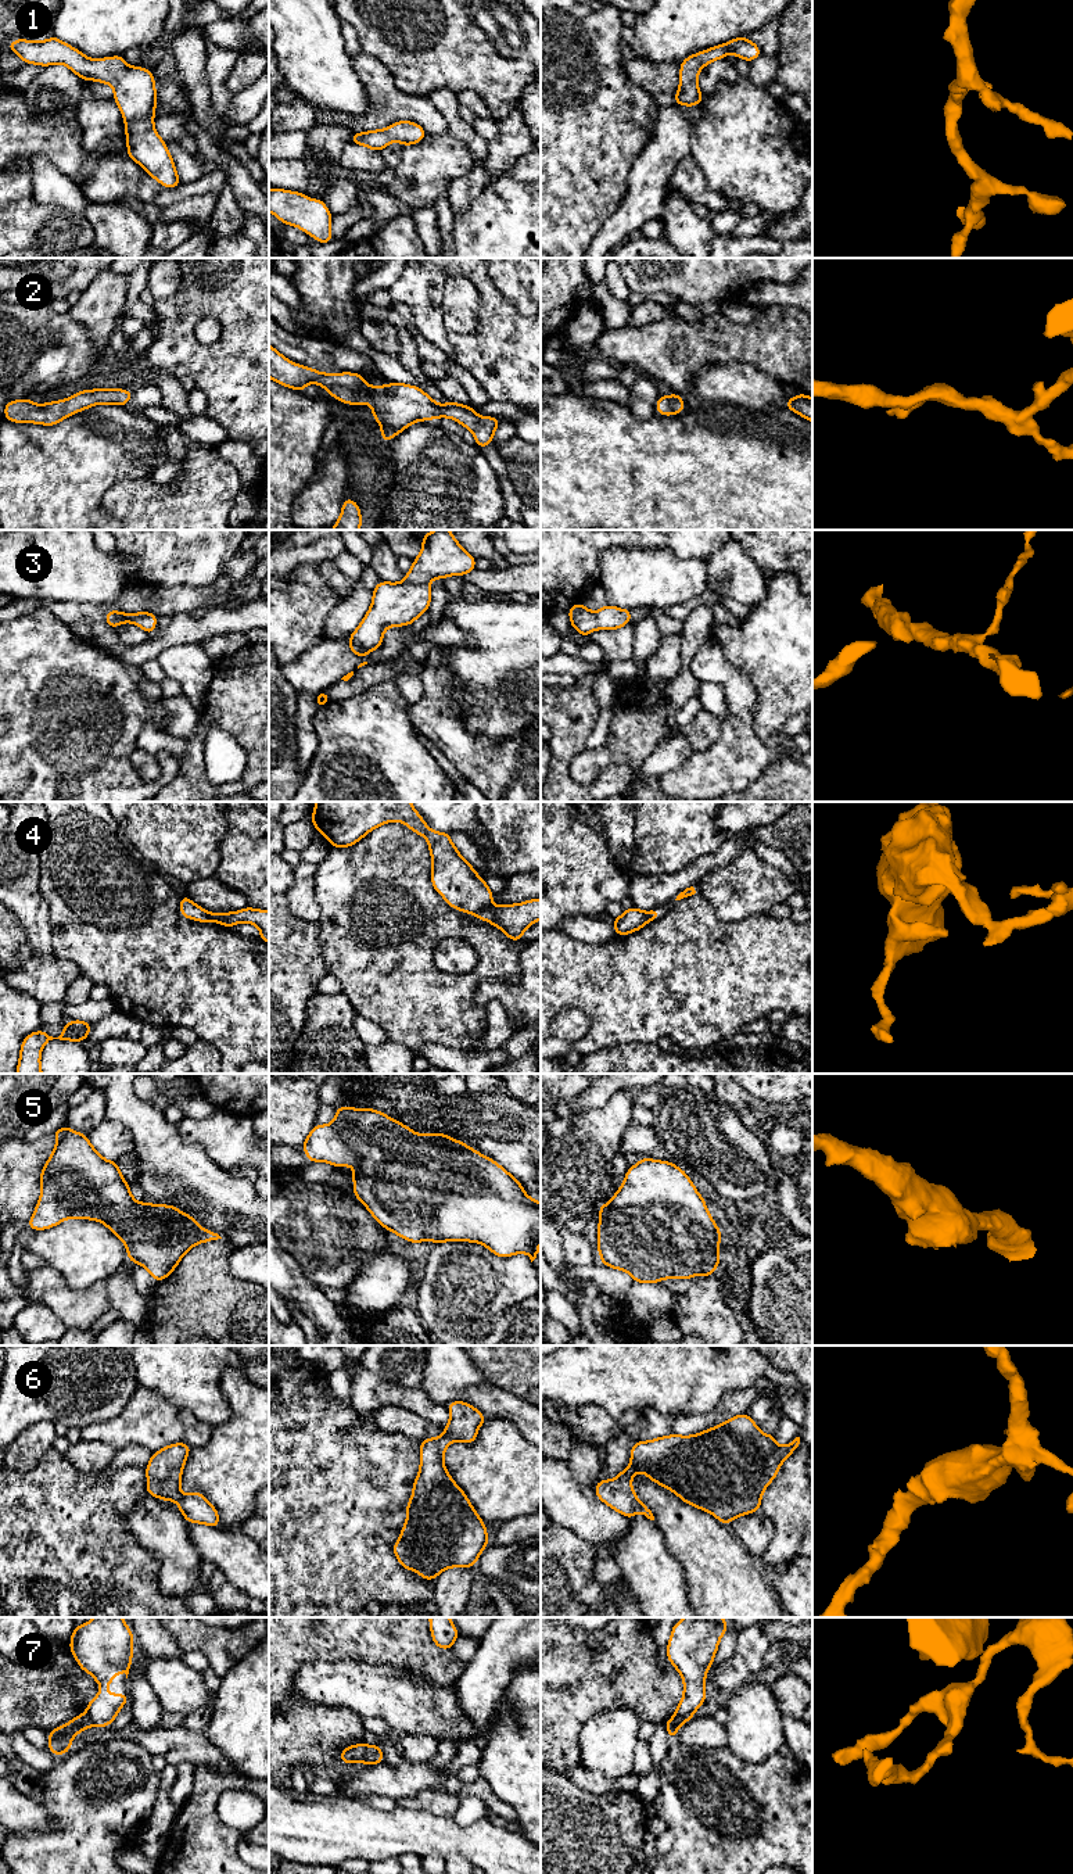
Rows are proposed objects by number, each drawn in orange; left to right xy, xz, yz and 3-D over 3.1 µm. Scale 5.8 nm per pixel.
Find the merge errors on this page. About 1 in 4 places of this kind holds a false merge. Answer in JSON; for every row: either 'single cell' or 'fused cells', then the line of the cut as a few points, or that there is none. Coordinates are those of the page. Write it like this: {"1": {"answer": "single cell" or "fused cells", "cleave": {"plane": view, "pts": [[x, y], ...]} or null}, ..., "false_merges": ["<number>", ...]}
{"1": {"answer": "single cell", "cleave": null}, "2": {"answer": "single cell", "cleave": null}, "3": {"answer": "single cell", "cleave": null}, "4": {"answer": "fused cells", "cleave": {"plane": "xz", "pts": [[491, 905], [476, 914]]}}, "5": {"answer": "single cell", "cleave": null}, "6": {"answer": "single cell", "cleave": null}, "7": {"answer": "fused cells", "cleave": {"plane": "xz", "pts": [[368, 1747], [361, 1760]]}}, "false_merges": ["4", "7"]}

